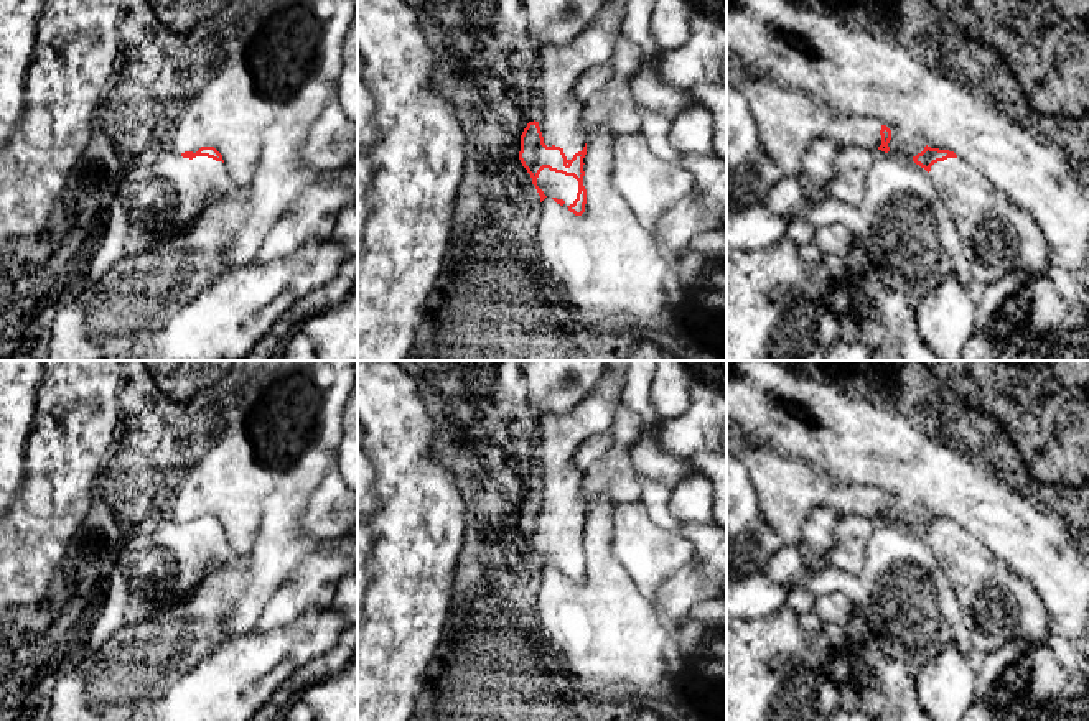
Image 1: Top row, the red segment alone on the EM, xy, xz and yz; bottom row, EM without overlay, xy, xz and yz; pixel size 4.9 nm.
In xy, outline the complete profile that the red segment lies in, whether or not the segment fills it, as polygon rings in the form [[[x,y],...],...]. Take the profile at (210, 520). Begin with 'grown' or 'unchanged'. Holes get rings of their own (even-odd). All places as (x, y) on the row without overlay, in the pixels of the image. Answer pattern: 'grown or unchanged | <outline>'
grown | [[[214,515],[181,523],[170,519],[140,532],[124,543],[115,560],[87,650],[100,650],[125,626],[175,607],[206,574],[237,563]]]

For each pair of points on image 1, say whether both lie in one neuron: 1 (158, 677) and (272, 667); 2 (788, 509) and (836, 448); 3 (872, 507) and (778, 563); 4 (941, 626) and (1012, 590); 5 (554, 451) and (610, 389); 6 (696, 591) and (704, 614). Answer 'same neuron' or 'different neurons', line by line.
1: different neurons
2: different neurons
3: different neurons
4: different neurons
5: same neuron
6: different neurons

